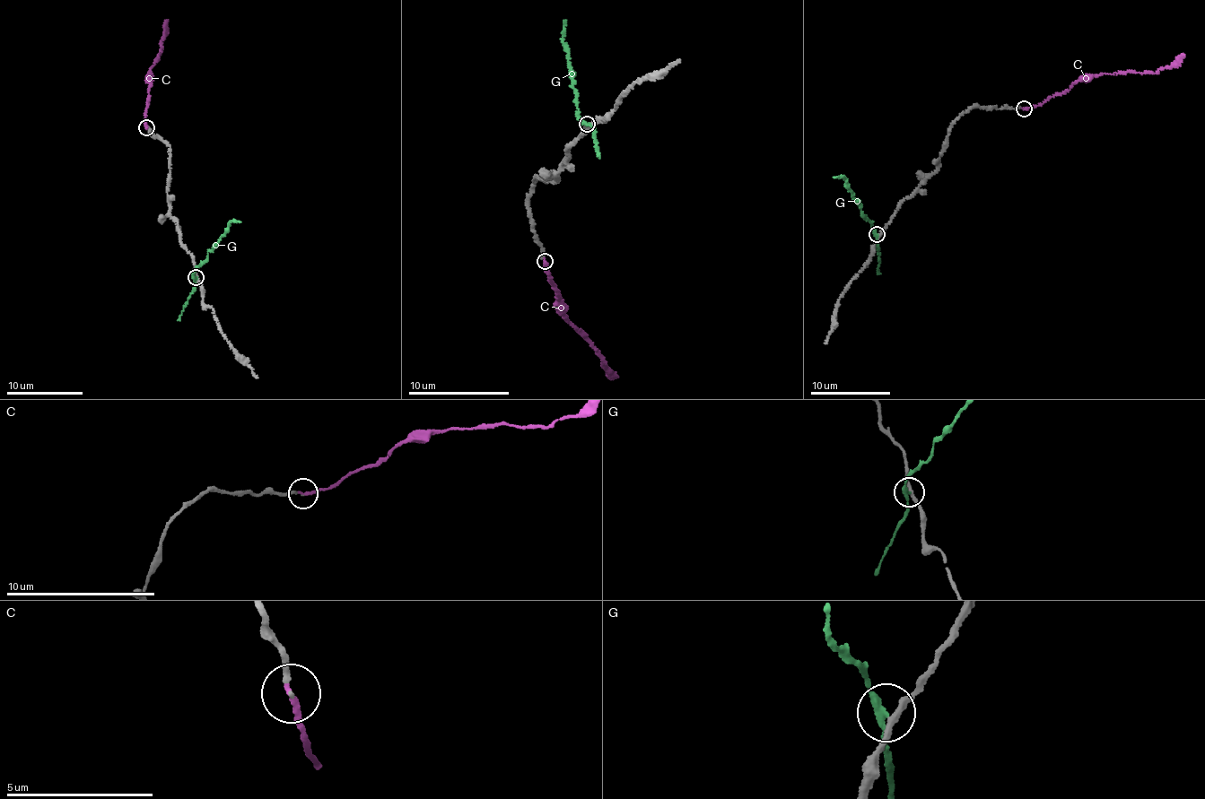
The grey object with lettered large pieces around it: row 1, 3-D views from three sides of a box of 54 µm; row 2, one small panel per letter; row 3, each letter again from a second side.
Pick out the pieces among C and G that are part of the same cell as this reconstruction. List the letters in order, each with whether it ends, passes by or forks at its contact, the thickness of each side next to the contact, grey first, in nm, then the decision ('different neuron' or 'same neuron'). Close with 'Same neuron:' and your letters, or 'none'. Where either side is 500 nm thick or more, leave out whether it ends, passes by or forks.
C: it ends; calibres 160 and 200 nm; same neuron
G: it passes by; calibres 240 and 220 nm; different neuron
Same neuron: C

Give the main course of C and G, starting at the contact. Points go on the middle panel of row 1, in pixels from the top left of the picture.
C: (544, 261), (559, 301), (559, 311), (583, 337), (613, 377)
G: (586, 123), (576, 116), (576, 94), (563, 46), (565, 20)

